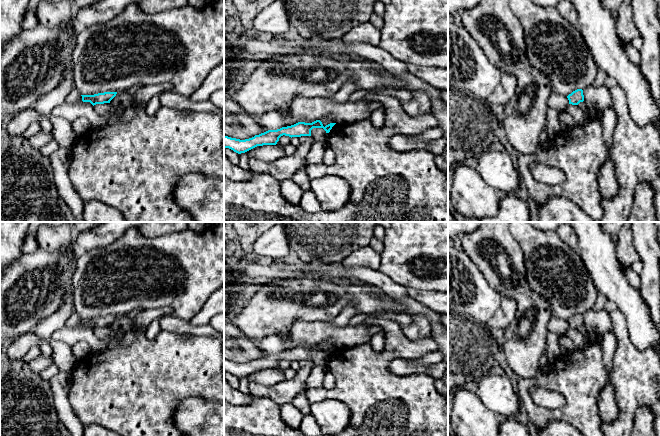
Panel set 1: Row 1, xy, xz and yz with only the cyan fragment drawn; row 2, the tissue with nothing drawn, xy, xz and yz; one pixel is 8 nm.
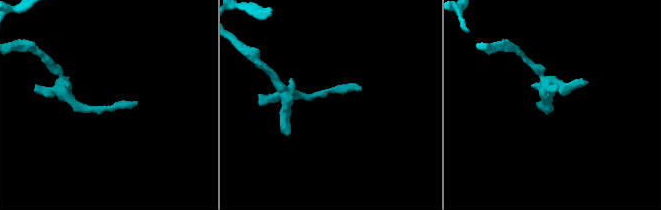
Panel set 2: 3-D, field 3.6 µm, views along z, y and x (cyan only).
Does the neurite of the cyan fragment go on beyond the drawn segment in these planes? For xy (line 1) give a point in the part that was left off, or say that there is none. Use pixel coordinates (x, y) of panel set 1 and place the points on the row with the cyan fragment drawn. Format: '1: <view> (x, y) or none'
1: none

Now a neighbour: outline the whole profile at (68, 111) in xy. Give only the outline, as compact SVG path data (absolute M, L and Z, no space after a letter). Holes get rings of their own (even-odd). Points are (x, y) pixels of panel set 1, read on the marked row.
M64 102L56 106L52 110L52 114L57 118L63 118L69 122L73 122L78 117L84 117L90 122L91 128L100 128L108 124L106 118L96 113L93 105Z

